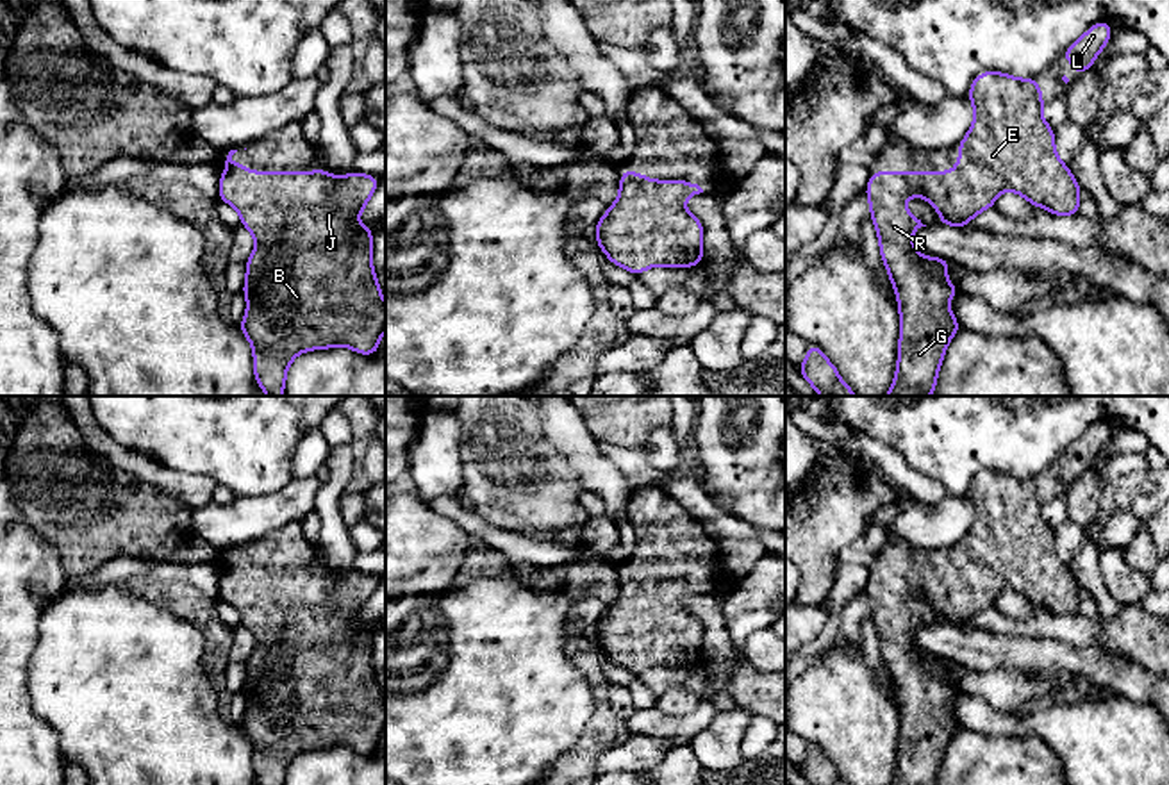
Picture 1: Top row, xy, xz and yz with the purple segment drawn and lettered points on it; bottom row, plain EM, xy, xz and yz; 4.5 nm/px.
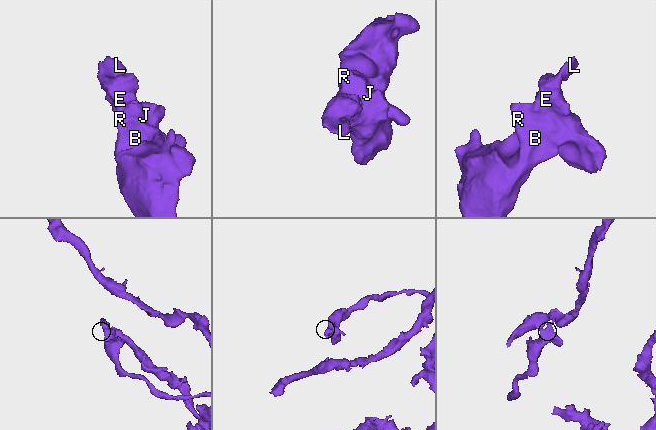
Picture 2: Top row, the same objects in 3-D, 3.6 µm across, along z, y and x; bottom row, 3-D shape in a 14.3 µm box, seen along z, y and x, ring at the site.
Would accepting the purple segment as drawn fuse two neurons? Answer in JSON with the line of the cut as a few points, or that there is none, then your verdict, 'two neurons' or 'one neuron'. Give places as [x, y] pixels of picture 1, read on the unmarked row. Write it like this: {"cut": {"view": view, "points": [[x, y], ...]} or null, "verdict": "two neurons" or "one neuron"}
{"cut": null, "verdict": "one neuron"}

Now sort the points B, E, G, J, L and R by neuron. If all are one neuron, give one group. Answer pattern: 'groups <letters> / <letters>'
groups B E G J L R

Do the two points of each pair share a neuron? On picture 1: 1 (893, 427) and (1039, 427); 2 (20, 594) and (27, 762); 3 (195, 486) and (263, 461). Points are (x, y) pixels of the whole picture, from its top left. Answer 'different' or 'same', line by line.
1: same
2: same
3: different

